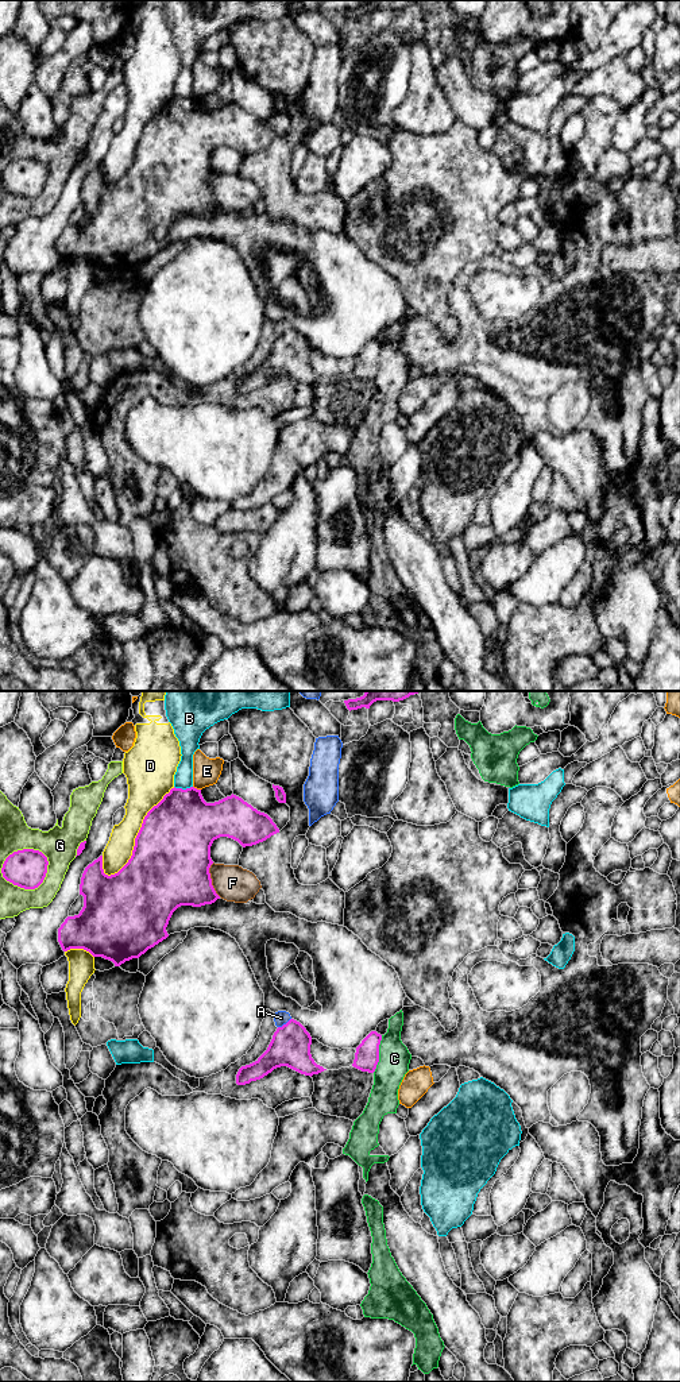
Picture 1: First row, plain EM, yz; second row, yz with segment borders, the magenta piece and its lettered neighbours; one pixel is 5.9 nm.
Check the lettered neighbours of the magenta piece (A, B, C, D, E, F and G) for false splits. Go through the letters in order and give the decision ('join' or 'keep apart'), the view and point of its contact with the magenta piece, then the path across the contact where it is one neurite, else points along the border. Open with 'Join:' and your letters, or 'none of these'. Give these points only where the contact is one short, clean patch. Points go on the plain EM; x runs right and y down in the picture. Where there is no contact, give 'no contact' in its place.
Join: none of these
A: keep apart; contact yz (284, 334)
B: keep apart; contact yz (184, 99)
C: keep apart; contact yz (378, 363)
D: keep apart; contact yz (138, 143)
E: keep apart; contact yz (196, 97)
F: keep apart; contact yz (211, 189)
G: keep apart; contact yz (20, 159)

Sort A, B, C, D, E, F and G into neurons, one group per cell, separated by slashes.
A / B / C / D / E / F / G

